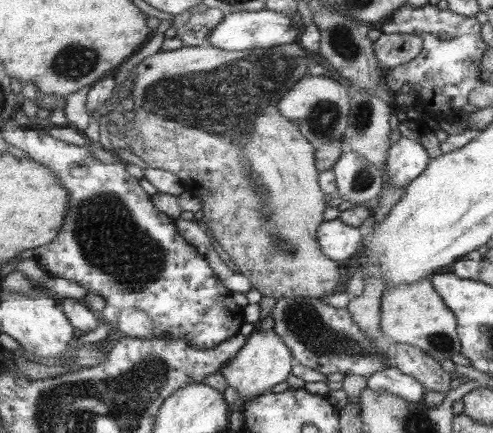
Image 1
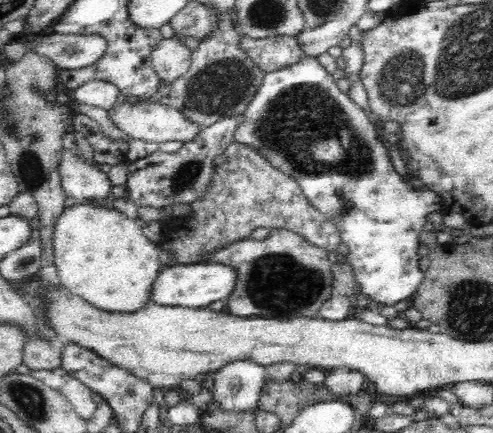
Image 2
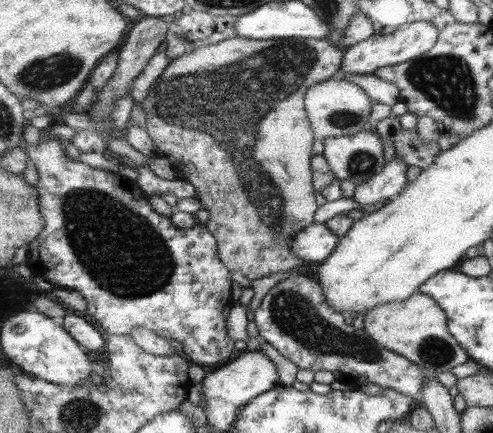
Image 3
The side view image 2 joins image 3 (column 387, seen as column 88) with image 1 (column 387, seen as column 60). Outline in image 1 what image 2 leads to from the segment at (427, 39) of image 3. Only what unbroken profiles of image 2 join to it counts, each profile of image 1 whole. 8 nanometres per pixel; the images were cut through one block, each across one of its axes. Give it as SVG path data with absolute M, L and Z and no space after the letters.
M383 34L375 42L375 52L381 68L391 70L421 58L425 46L425 38L419 34Z

